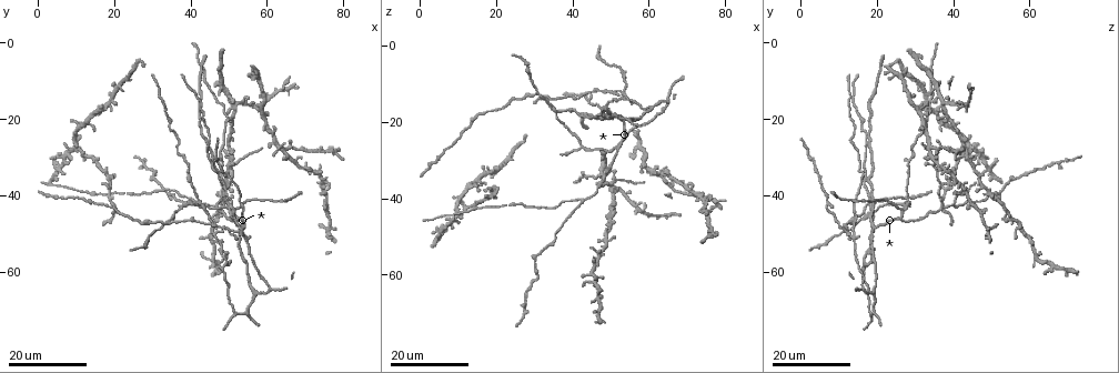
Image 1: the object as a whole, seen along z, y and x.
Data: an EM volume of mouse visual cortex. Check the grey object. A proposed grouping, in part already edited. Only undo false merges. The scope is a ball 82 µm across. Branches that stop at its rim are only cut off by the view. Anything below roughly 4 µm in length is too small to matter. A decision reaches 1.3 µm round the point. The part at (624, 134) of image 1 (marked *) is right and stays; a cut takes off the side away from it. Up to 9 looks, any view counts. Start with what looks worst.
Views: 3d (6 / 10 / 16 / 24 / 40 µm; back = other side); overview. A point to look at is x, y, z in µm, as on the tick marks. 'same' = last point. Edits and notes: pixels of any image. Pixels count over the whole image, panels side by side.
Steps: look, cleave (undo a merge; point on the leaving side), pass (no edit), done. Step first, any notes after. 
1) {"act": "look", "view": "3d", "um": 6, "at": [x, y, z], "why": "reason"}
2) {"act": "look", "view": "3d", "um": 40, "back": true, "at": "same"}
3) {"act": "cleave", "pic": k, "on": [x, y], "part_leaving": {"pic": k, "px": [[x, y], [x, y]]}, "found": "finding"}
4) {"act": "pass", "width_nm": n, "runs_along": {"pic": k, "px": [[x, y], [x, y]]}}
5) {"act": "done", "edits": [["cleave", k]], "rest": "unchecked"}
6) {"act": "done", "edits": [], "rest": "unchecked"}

{"act": "look", "view": "3d", "um": 24, "at": [53.5, 50.5, 14.0], "why": "looks like a crossing"}

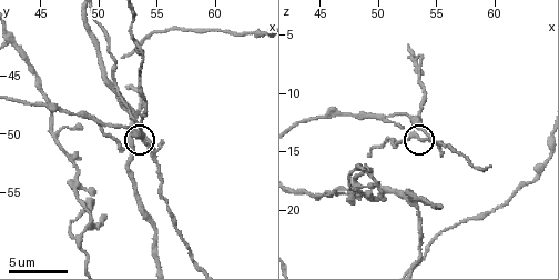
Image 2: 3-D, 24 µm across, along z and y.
{"act": "look", "view": "3d", "um": 6, "at": [54.4, 51.0, 13.6]}

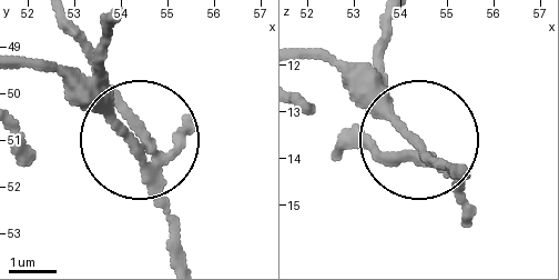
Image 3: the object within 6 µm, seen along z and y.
{"act": "cleave", "pic": 3, "on": [184, 128], "arms": 4, "found": "two neurons meet here"}

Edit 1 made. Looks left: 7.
{"act": "look", "view": "3d", "um": 16, "at": [47.0, 14.5, 34.5], "why": "two arms in line, one across"}

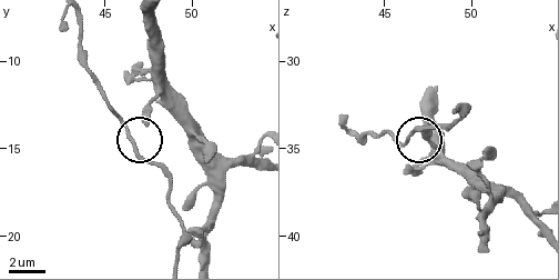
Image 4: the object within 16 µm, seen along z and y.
{"act": "look", "view": "3d", "um": 10, "at": [46.6, 14.6, 34.1]}

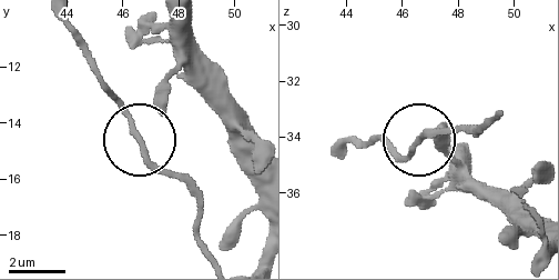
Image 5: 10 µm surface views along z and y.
{"act": "pass", "width_nm": 150, "runs_along": {"pic": 5, "px": [[214, 258], [200, 229], [197, 200], [156, 164], [109, 96]]}, "found": "all the same neuron"}

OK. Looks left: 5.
{"act": "look", "view": "3d", "um": 24, "at": [48.0, 43.0, 28.0], "why": "three arms meet"}

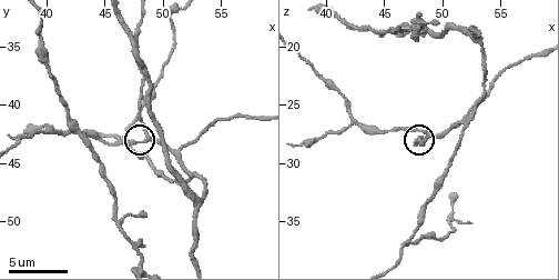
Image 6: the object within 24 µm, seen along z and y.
{"act": "look", "view": "3d", "um": 6, "at": [48.8, 42.8, 27.6], "why": "zoom in"}

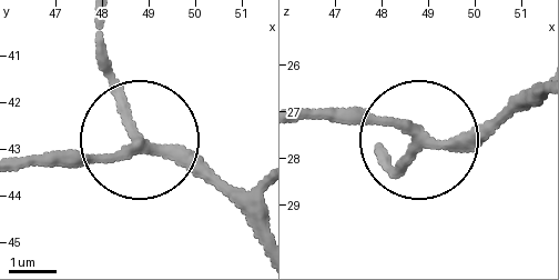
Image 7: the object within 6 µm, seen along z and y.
{"act": "pass", "runs_along": {"pic": 7, "px": [[257, 227], [150, 151], [19, 156]]}, "found": "continuous, no second neuron"}

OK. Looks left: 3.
{"act": "look", "view": "3d", "um": 10, "at": [42.4, 42.2, 26.4], "why": "a fork"}

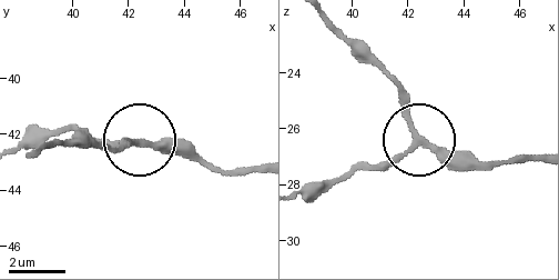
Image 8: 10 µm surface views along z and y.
{"act": "pass", "arms": 3, "found": "continuous, no second neuron"}

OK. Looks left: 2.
{"act": "done", "edits": [["cleave", 3]], "rest": "unchecked"}

